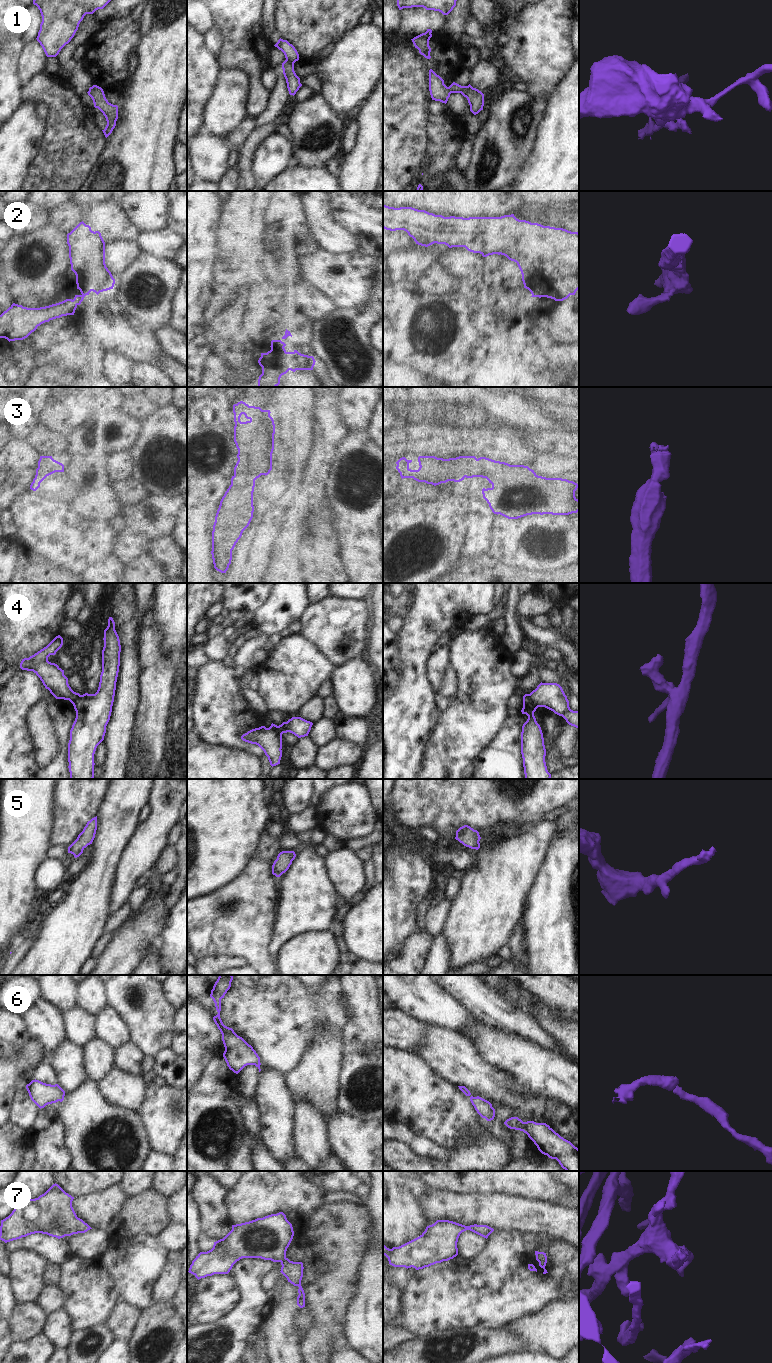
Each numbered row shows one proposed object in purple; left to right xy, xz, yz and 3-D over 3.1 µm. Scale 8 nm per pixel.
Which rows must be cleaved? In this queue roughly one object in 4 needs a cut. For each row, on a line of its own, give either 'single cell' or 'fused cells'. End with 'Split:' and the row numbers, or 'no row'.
1: fused cells
2: fused cells
3: single cell
4: fused cells
5: single cell
6: single cell
7: single cell
Split: 1, 2, 4

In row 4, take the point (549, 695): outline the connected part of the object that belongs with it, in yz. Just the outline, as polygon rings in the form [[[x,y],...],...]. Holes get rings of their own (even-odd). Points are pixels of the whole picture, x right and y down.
[[[541,682],[529,696],[535,707],[545,707],[579,729],[579,711],[570,709],[567,696],[559,684]]]

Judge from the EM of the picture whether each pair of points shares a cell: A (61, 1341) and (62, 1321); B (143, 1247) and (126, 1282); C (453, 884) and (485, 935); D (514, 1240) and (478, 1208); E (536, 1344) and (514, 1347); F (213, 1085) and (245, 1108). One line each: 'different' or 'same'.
A: same
B: same
C: different
D: different
E: different
F: different

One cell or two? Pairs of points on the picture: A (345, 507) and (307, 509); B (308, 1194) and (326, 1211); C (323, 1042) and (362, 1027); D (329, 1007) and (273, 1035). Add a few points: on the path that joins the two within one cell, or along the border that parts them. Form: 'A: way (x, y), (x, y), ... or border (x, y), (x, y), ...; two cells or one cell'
A: border (326, 485), (326, 504), (329, 521), (322, 531); two cells
B: border (323, 1202), (312, 1214), (307, 1224); two cells
C: border (343, 1028), (341, 1058); two cells
D: way (315, 1009), (294, 1014), (287, 1021); one cell

